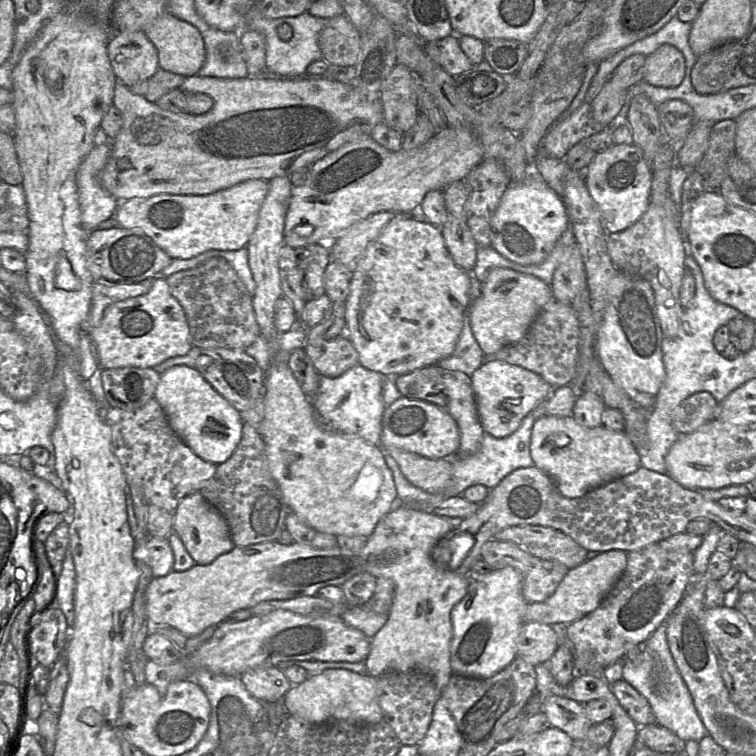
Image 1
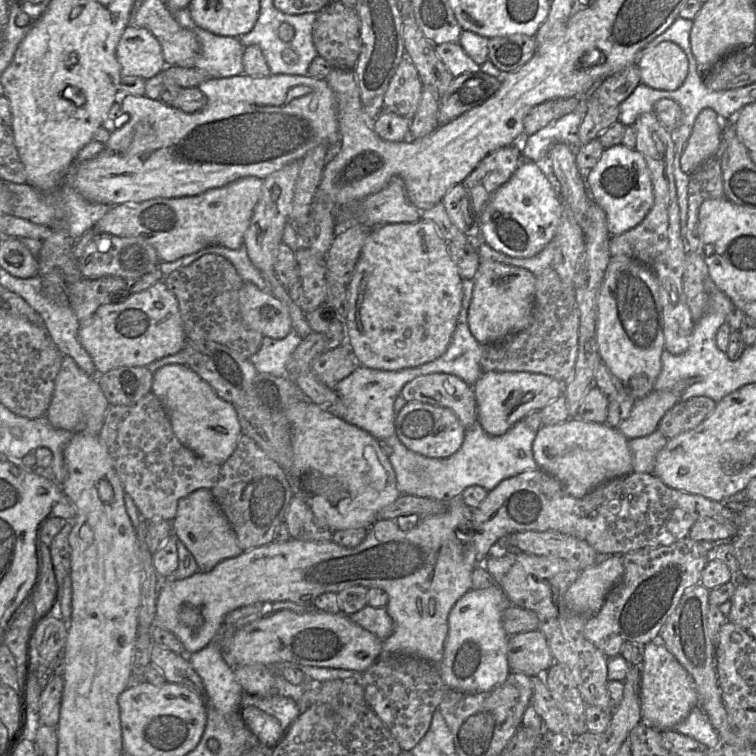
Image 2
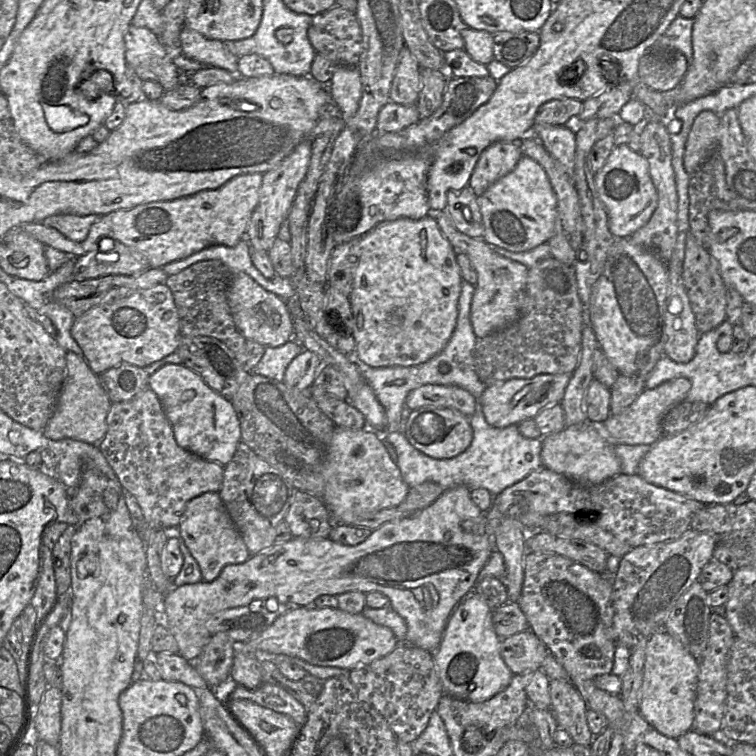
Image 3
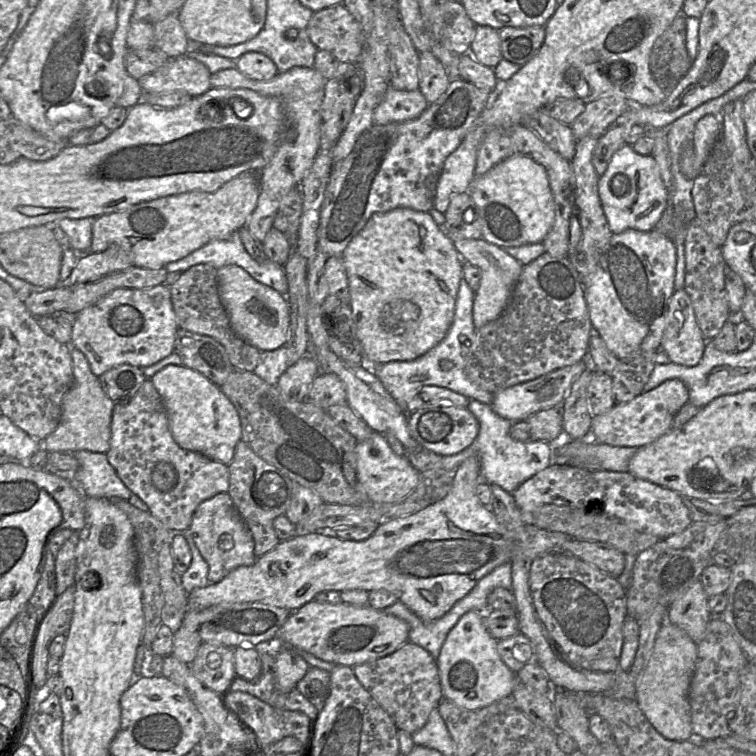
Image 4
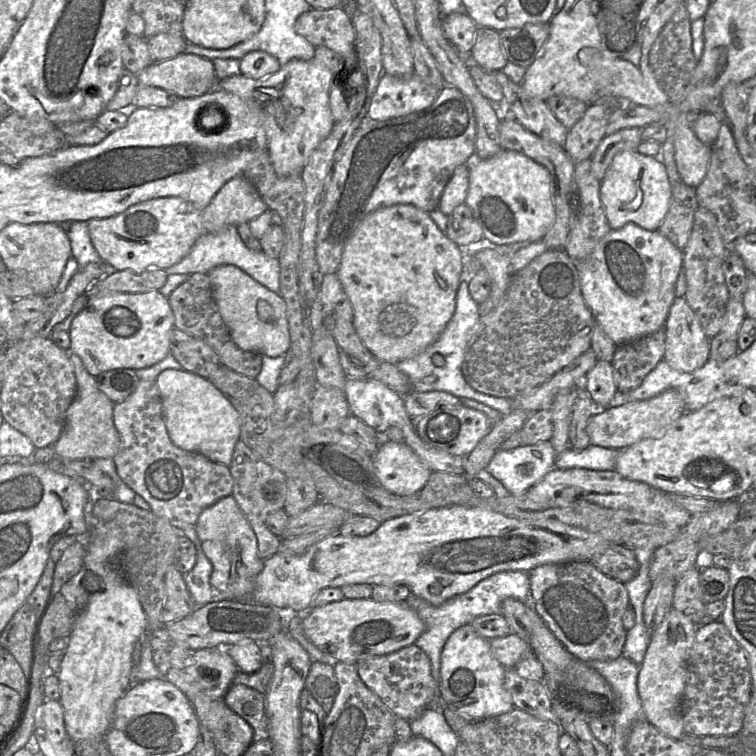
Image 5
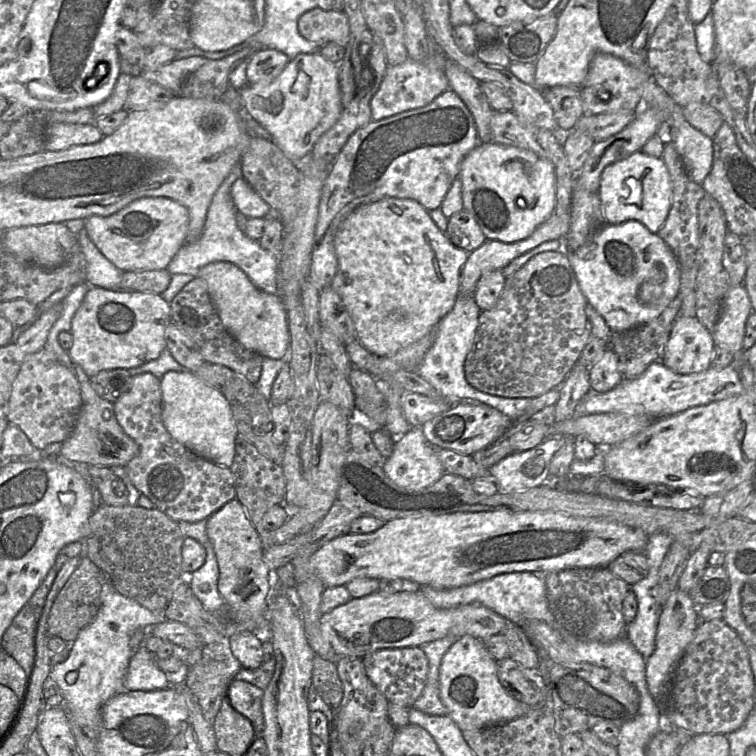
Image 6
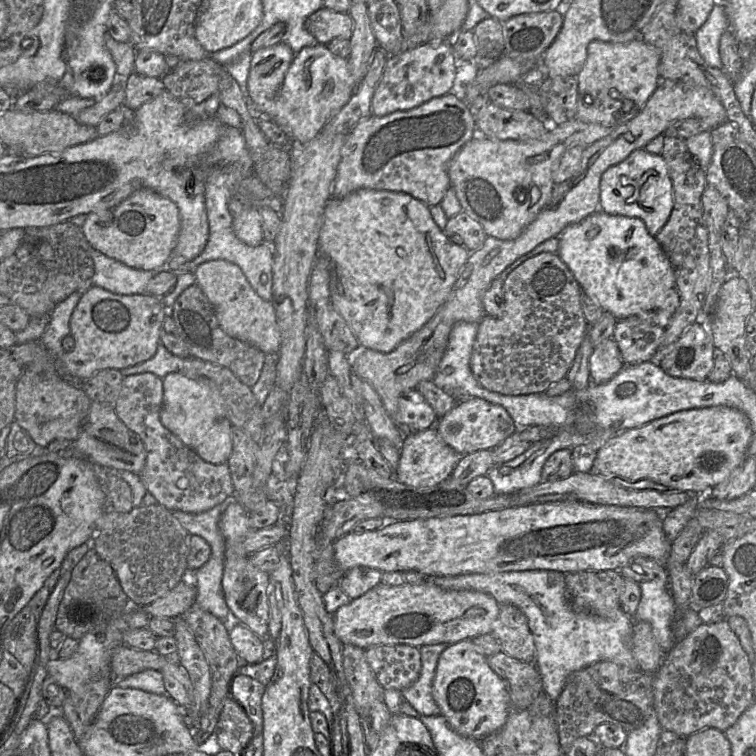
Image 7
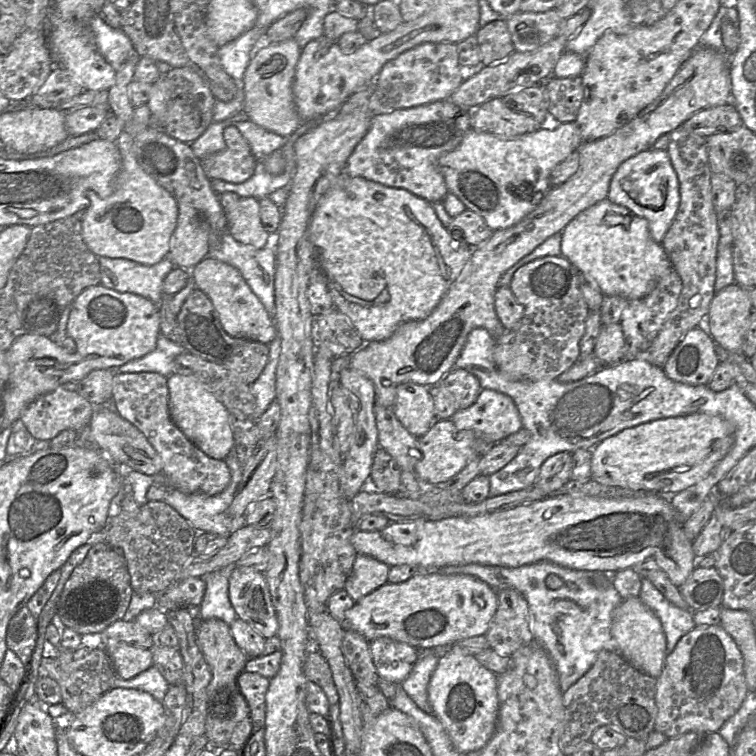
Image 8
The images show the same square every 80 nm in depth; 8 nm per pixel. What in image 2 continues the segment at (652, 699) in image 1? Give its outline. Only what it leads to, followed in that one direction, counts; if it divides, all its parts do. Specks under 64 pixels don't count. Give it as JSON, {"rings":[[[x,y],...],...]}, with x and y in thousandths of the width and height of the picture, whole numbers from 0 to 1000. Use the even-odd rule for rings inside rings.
{"rings":[[[925,933],[917,935],[910,947],[896,958],[892,966],[922,979],[935,989],[954,988],[955,992],[951,972]]]}

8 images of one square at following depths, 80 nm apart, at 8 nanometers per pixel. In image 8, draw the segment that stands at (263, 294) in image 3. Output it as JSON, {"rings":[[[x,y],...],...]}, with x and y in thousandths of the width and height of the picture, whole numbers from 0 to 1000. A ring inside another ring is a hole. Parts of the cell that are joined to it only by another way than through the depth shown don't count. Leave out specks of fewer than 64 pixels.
{"rings":[[[271,341],[254,354],[251,361],[259,381],[279,397],[295,435],[304,444],[352,456],[368,444],[361,421],[311,353],[287,343]]]}

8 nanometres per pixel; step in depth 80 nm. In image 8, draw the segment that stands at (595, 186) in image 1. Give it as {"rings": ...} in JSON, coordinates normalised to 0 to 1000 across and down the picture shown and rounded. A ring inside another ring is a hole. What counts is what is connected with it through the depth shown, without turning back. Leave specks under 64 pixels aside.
{"rings":[[[852,198],[825,213],[812,229],[803,263],[857,292],[862,316],[874,323],[899,270],[898,239],[882,198]]]}

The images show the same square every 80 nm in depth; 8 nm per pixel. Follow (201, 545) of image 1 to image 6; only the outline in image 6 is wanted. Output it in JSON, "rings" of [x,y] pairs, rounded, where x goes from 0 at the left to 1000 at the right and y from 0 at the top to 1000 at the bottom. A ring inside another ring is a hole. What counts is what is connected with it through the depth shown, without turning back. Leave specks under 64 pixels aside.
{"rings":[[[313,659],[302,663],[272,687],[272,705],[288,742],[290,784],[299,798],[331,810],[341,828],[352,828],[354,795],[360,791],[358,753],[348,737],[345,710]]]}

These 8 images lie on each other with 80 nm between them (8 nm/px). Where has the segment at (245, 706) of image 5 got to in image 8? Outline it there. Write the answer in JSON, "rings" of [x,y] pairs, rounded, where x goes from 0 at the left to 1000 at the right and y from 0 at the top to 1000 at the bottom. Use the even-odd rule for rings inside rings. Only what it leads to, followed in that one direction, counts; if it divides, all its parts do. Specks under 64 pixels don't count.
{"rings":[[[324,889],[313,896],[313,906],[323,921],[333,956],[333,971],[349,963],[352,948],[351,919],[357,898],[340,890]]]}

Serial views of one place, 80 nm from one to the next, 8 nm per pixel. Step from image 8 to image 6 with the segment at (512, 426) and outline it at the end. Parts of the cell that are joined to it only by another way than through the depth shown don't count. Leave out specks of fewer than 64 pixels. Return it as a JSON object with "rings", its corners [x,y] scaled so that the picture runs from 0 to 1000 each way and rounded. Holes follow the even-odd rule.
{"rings":[[[598,532],[597,538],[563,558],[557,566],[565,583],[574,593],[624,603],[669,578],[677,560],[679,557],[660,542],[636,532]]]}

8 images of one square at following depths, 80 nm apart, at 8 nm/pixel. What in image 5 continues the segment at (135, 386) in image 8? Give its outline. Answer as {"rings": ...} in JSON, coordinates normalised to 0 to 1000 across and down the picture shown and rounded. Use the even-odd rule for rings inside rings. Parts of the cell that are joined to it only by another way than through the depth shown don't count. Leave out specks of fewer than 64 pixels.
{"rings":[[[185,501],[180,516],[165,530],[152,534],[149,553],[160,579],[157,595],[149,604],[155,626],[180,653],[193,661],[198,675],[208,683],[242,701],[258,696],[270,673],[307,653],[308,631],[303,618],[282,611],[267,601],[242,595],[228,585],[220,567],[206,503]]]}

